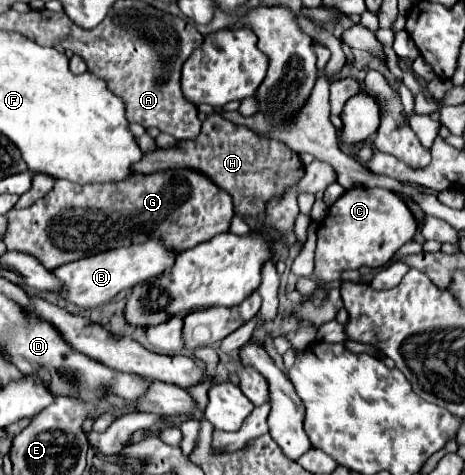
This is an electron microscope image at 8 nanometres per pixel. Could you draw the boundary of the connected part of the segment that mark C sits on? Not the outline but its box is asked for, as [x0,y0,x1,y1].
[314,187,418,283]

